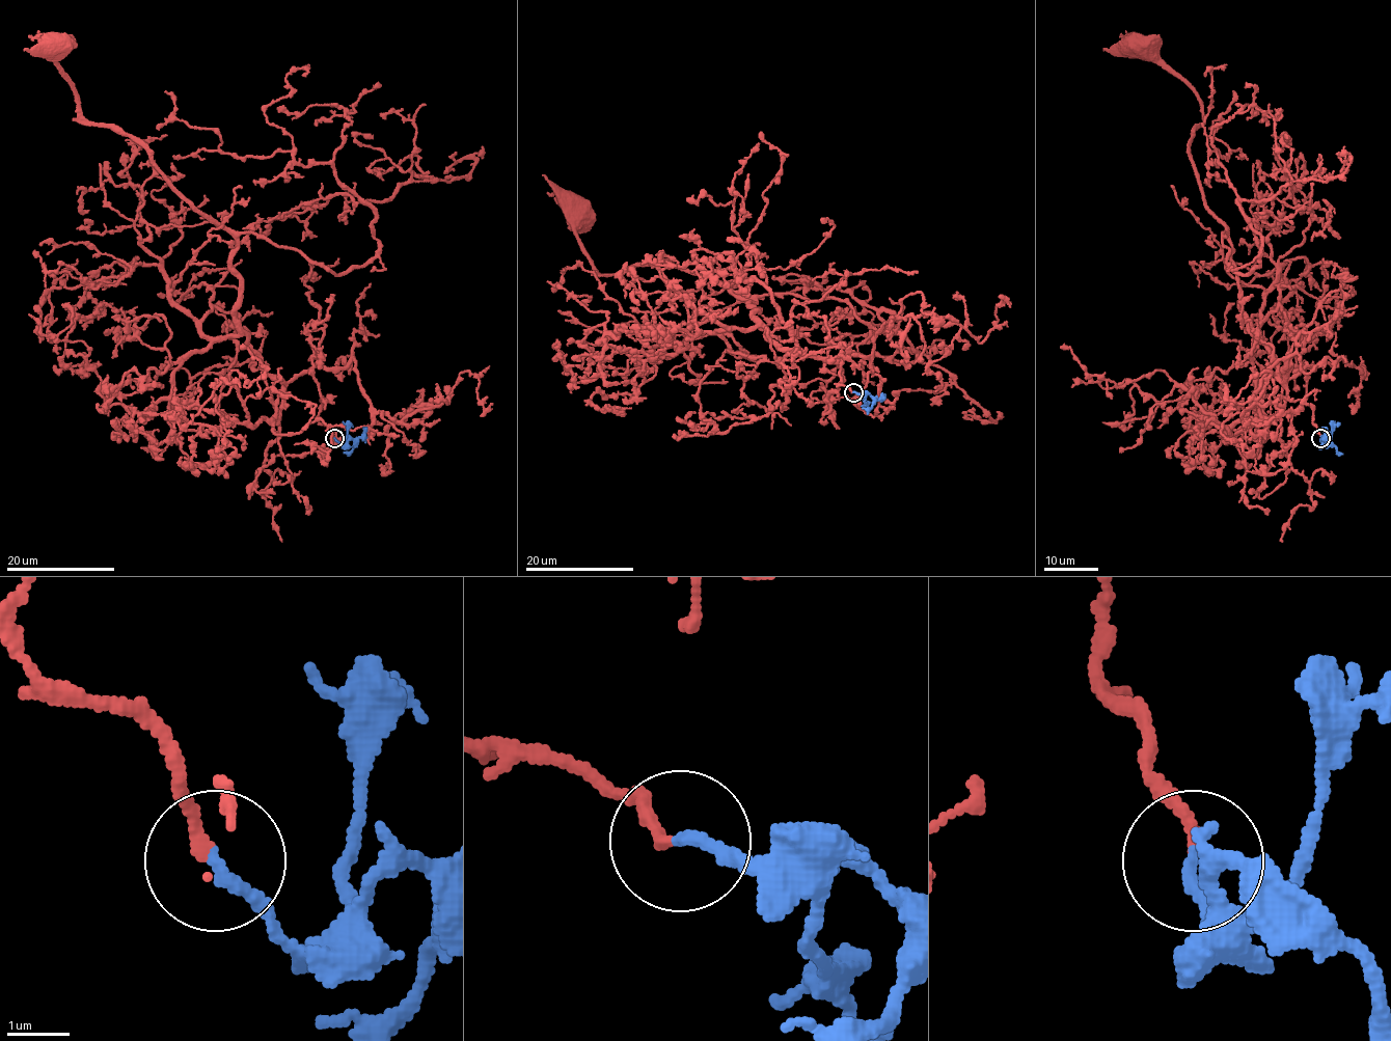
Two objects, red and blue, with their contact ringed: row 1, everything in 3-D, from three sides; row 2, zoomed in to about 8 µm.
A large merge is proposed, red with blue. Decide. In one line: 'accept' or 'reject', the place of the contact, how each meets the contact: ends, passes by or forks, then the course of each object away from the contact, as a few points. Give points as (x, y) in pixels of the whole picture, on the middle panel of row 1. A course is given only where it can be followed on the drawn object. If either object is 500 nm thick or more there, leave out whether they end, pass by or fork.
accept | (853, 392) | red ends | blue ends | red via (852, 392), (842, 347), (779, 348), (710, 277), (599, 274), (574, 210) | blue via (852, 392), (873, 399), (866, 414)

